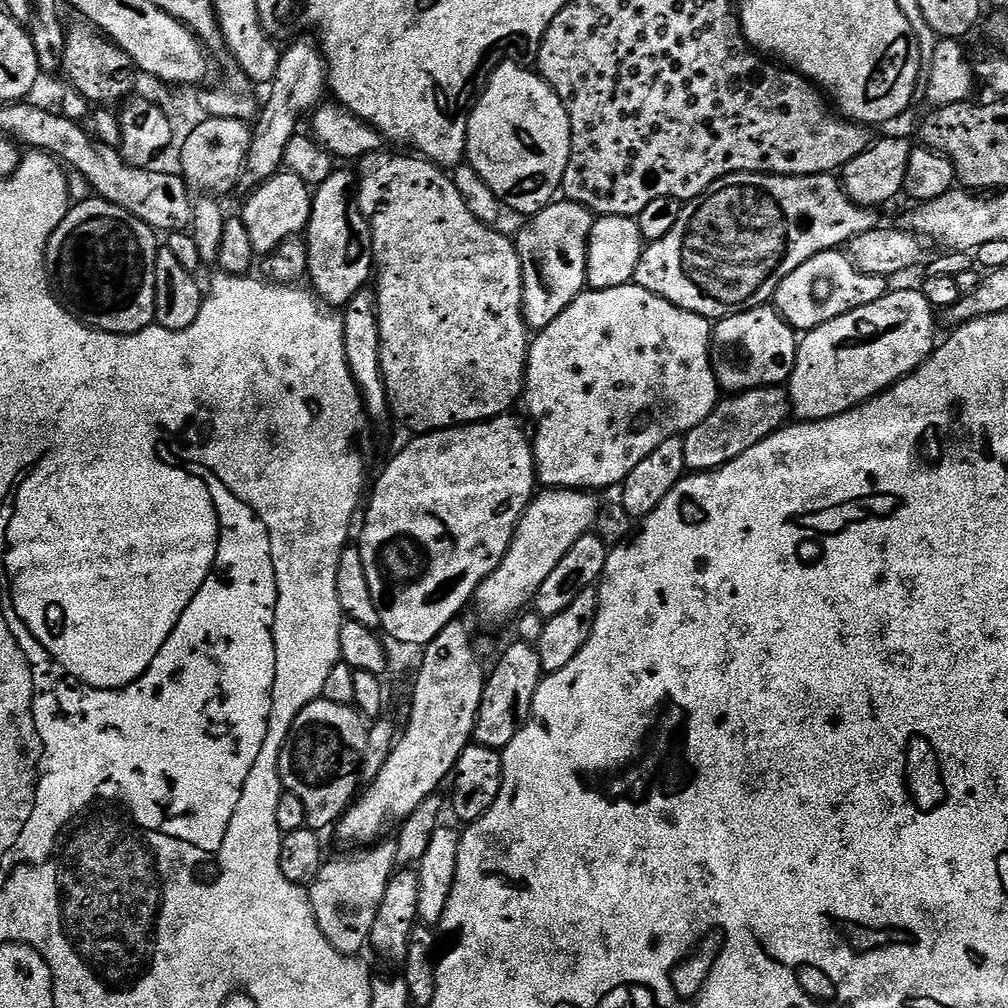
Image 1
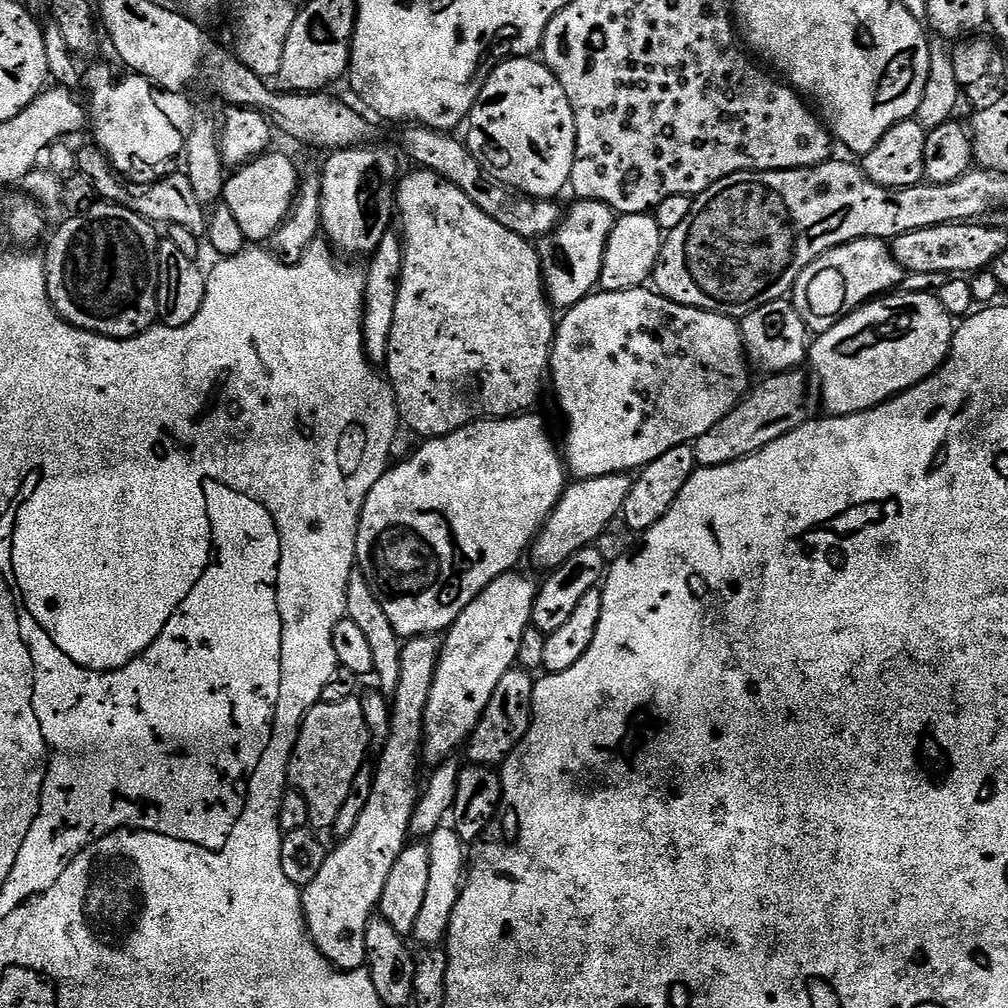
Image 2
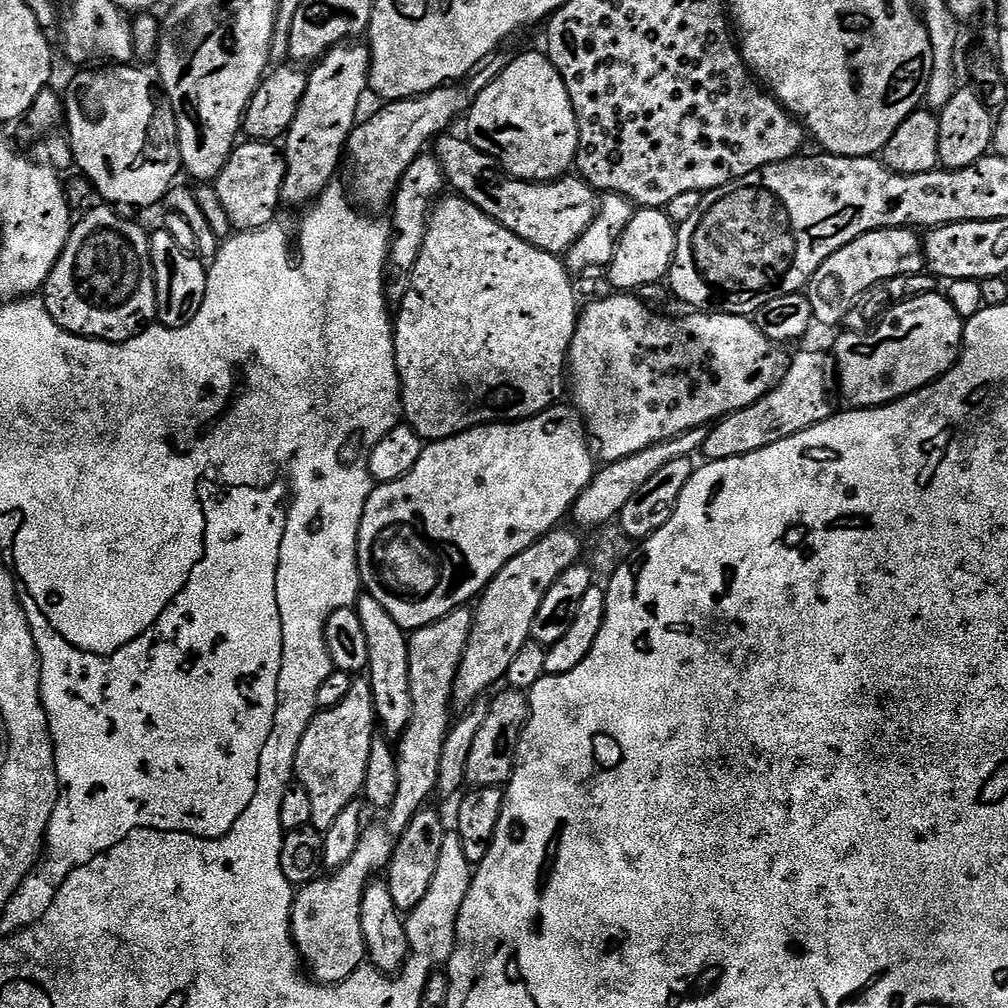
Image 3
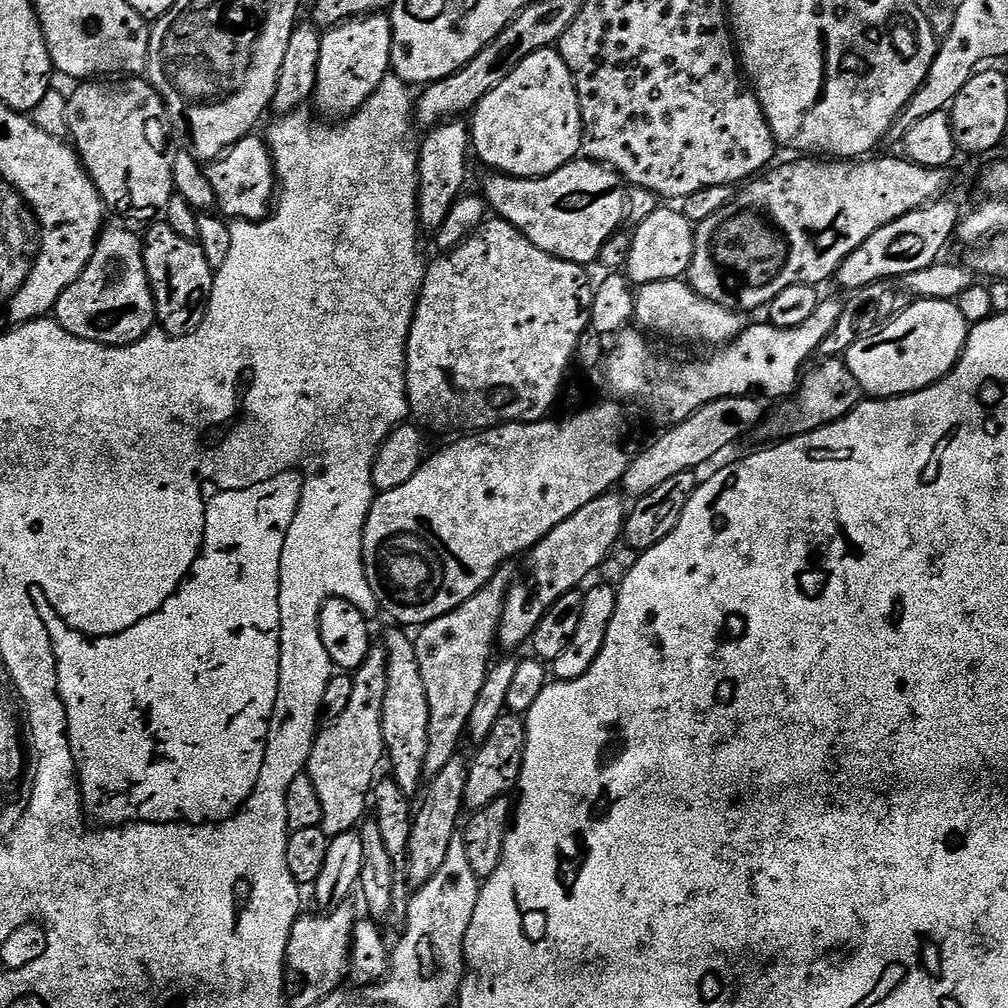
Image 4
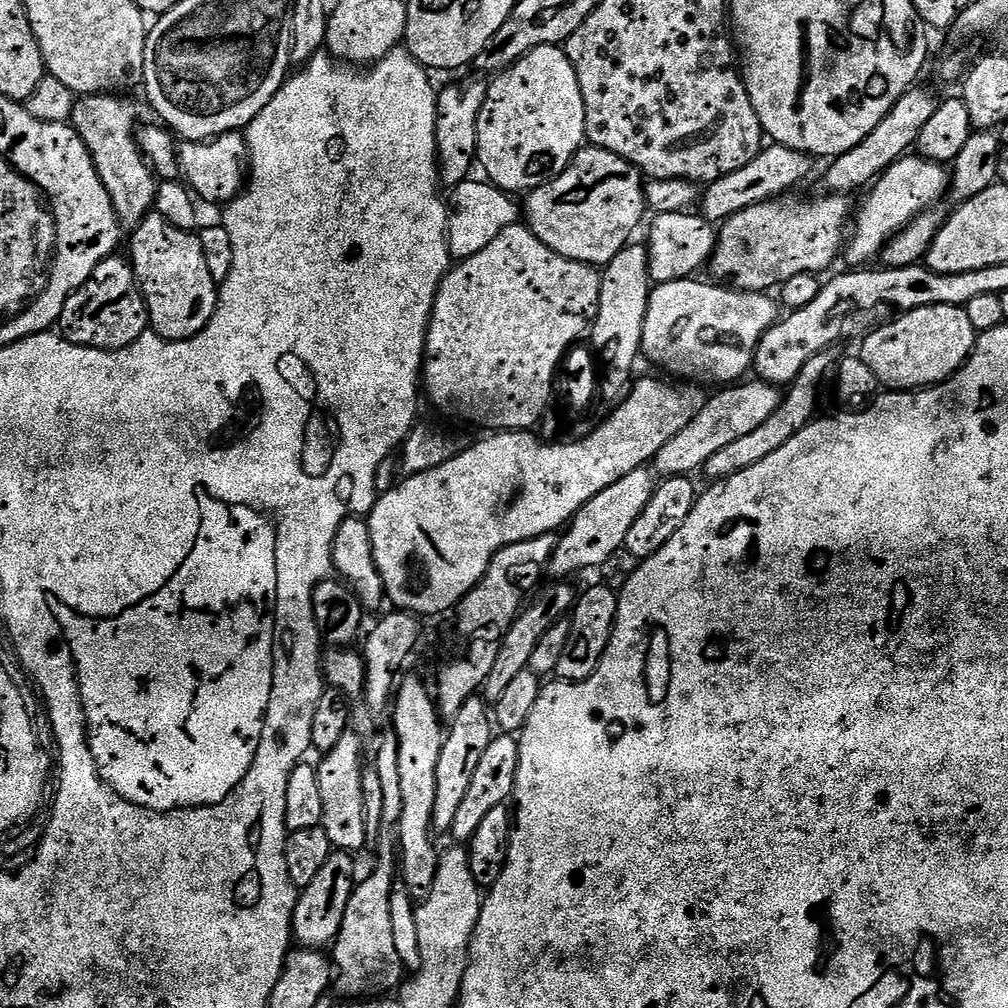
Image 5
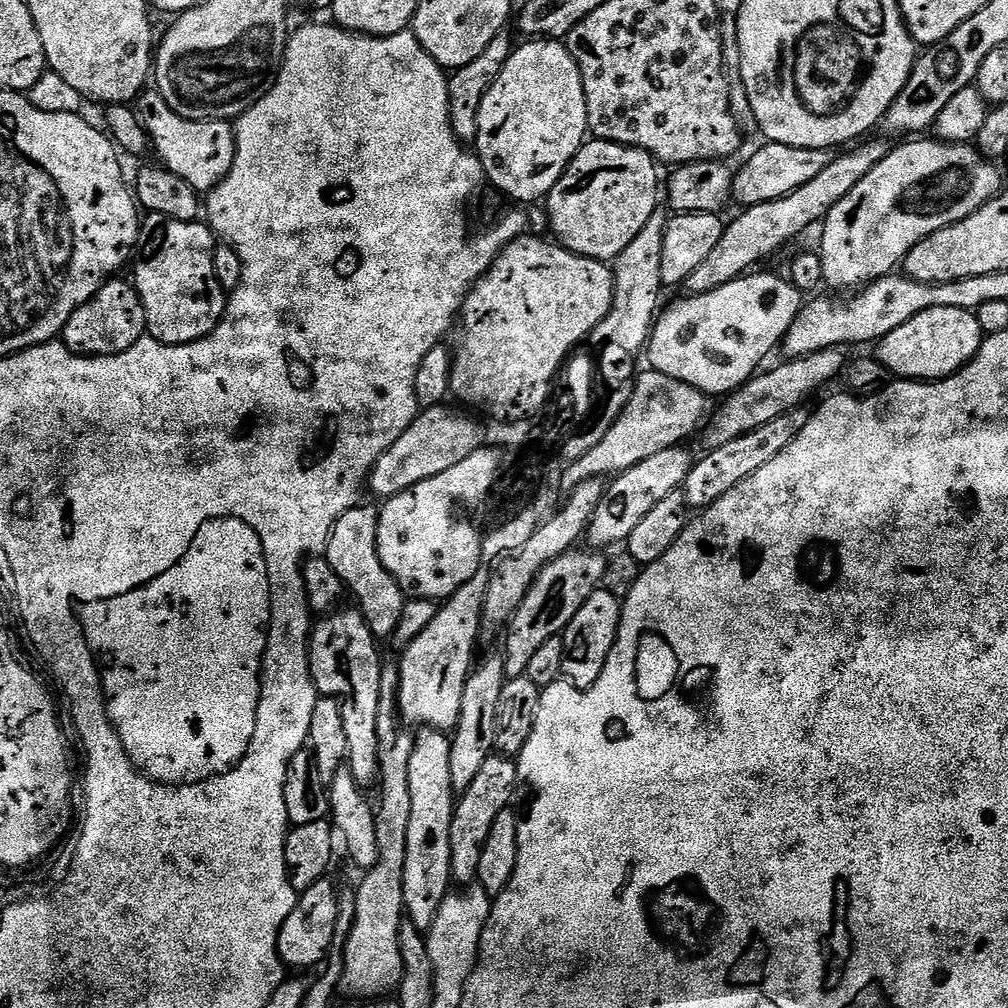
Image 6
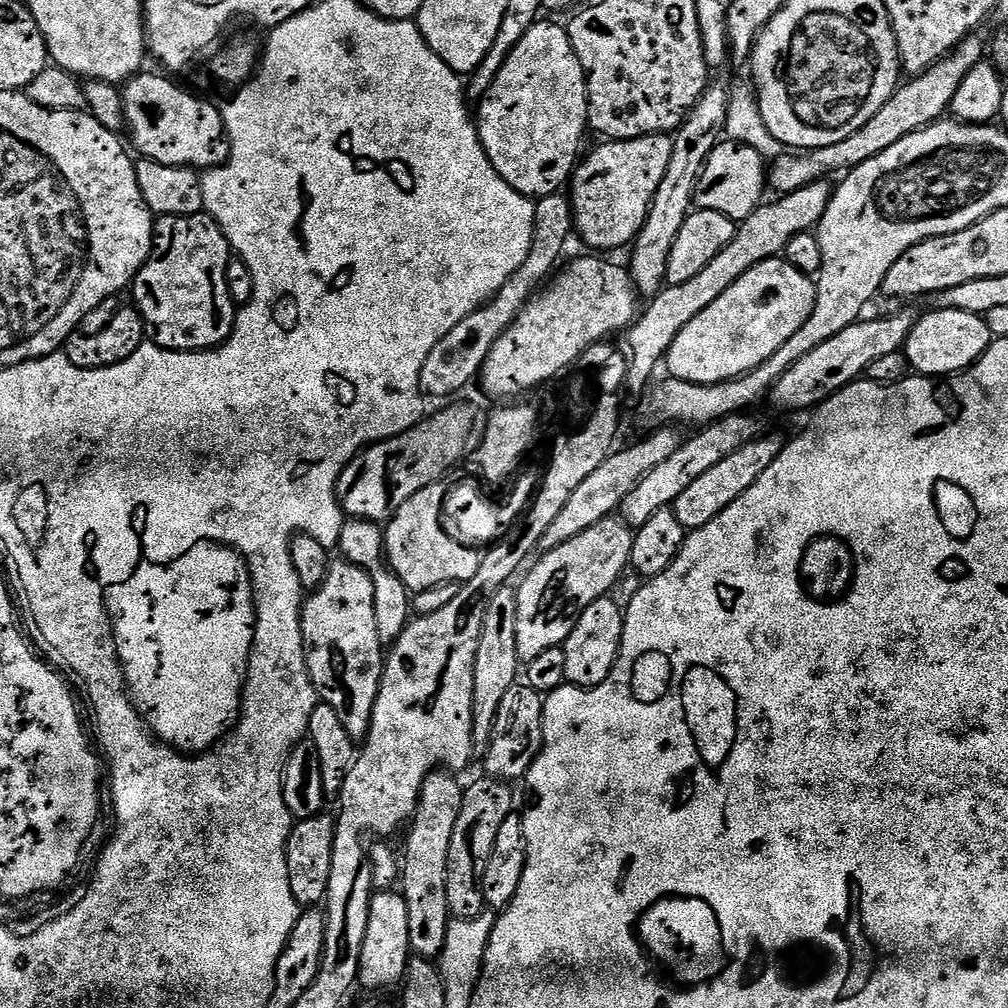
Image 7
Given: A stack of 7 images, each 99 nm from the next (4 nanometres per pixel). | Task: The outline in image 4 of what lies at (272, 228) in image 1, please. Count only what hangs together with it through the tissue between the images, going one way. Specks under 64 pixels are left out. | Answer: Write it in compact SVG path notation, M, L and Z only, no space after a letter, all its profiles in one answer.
M256 134L242 137L223 156L211 161L206 173L210 186L214 188L216 208L229 221L250 220L255 222L268 219L270 209L274 204L274 197L278 192L278 181L276 167L272 164L272 153L269 152L267 143L261 137L260 140Z

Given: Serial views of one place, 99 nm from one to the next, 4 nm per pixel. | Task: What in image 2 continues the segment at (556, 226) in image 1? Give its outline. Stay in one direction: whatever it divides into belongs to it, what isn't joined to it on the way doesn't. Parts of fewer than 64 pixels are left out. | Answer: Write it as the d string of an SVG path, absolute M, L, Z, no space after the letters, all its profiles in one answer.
M576 200L573 208L563 213L560 225L535 241L544 275L544 291L557 309L567 310L592 295L602 274L602 258L606 242L614 230L617 213L610 206L593 200Z

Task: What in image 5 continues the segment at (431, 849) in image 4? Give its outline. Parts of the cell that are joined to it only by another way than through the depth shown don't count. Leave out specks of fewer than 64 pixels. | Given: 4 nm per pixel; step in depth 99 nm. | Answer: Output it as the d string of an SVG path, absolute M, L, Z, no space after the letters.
M479 695L471 696L456 716L451 717L446 728L442 754L438 758L438 783L434 798L434 818L432 827L437 833L451 833L454 817L462 806L462 798L466 798L466 789L474 779L474 770L478 770L478 762L490 747L494 735L494 716L487 700Z

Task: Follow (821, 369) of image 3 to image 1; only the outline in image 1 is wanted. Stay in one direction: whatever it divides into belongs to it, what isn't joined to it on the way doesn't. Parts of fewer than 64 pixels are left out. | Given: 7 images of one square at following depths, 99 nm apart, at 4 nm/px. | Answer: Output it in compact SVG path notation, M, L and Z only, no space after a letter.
M784 386L752 388L731 398L721 399L716 409L694 430L684 433L682 439L686 450L686 469L689 473L713 472L734 458L746 454L750 446L758 446L767 436L779 432L789 423L792 404L788 401L788 389Z

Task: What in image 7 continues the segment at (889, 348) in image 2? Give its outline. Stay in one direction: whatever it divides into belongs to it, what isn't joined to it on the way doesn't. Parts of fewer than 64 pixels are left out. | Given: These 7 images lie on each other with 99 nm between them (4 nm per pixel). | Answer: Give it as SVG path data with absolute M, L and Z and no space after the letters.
M936 308L912 325L908 340L902 349L913 373L929 378L947 378L971 368L992 343L994 337L984 317L953 308Z

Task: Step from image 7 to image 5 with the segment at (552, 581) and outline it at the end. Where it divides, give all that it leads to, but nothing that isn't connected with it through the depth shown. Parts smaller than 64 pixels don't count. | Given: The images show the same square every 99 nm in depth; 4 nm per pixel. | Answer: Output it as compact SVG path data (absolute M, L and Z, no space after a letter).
M556 582L553 588L546 589L532 605L529 603L521 611L520 615L516 617L516 621L510 626L506 638L500 643L498 658L494 658L494 670L490 670L488 680L482 689L483 699L487 700L489 705L495 706L502 698L510 681L528 668L530 654L534 654L534 646L538 646L542 634L546 634L546 630L550 630L550 626L554 626L571 613L578 596L575 591L572 593L572 588L568 584L571 583Z

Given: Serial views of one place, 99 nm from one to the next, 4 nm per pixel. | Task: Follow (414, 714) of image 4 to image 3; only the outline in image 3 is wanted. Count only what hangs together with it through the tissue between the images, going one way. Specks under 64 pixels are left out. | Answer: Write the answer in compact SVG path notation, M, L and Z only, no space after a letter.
M367 594L361 595L355 605L358 618L362 618L362 630L366 634L366 647L370 649L370 658L366 669L366 679L370 682L374 694L374 706L376 707L376 718L383 735L388 738L399 738L404 733L410 722L412 703L410 702L410 646L408 645L409 633L386 610L382 610L382 602L378 598Z

